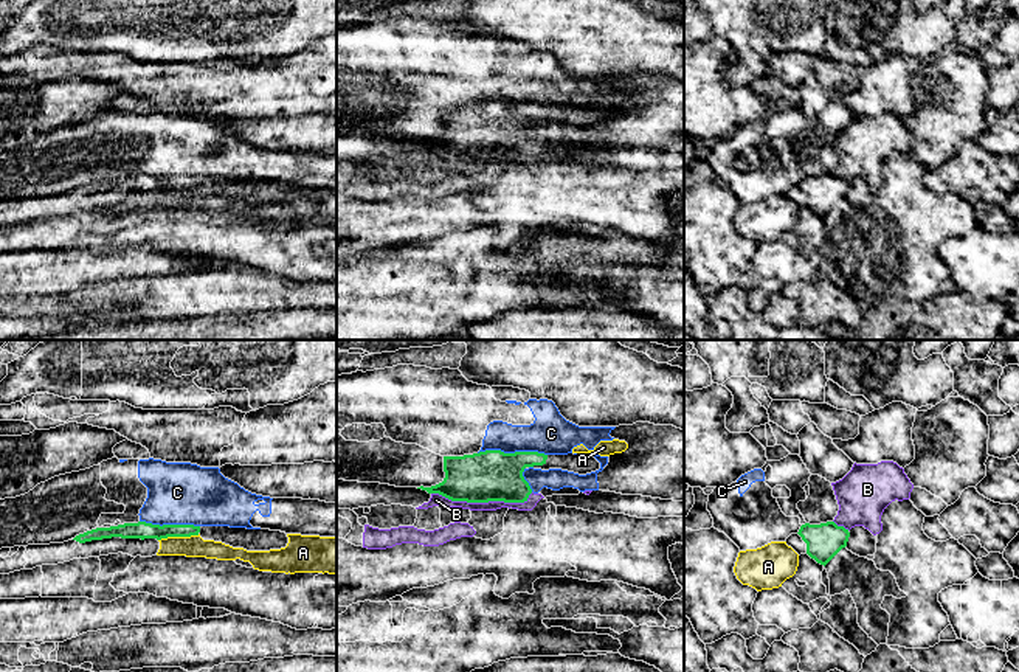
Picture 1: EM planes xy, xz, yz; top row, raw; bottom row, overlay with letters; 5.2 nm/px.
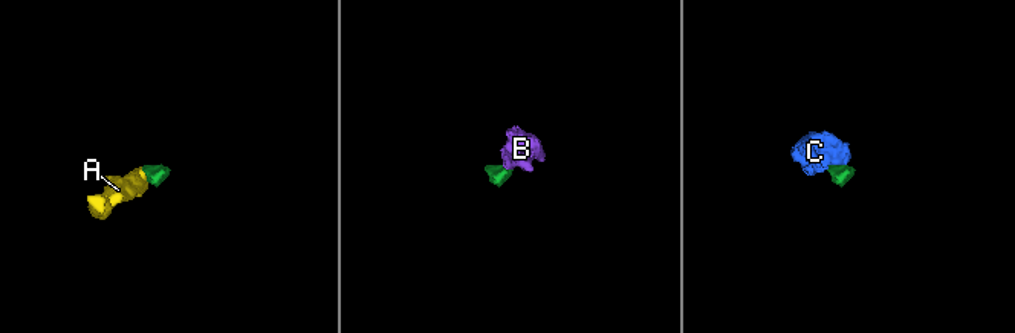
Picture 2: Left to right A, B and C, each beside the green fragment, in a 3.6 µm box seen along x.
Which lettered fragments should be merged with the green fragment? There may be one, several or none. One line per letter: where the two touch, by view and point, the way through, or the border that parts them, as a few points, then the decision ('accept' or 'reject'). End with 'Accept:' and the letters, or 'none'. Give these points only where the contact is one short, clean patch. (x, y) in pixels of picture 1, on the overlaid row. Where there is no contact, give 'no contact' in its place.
A: xy (179, 536) | along xy (199, 534), (168, 536), (158, 540) | reject
B: xz (483, 502) | reject
C: xz (512, 453) | along xz (478, 452), (543, 452), (546, 455) | reject
Accept: none

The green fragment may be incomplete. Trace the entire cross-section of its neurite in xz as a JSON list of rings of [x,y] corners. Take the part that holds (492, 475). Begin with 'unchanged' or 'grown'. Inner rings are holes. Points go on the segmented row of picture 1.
grown; [[[485,450],[464,456],[444,456],[445,478],[431,487],[417,487],[439,494],[451,501],[467,503],[524,503],[532,489],[523,472],[529,467],[549,470],[561,469],[586,475],[600,469],[594,456],[544,455],[538,452],[504,453]]]

